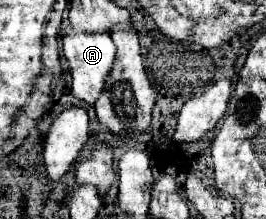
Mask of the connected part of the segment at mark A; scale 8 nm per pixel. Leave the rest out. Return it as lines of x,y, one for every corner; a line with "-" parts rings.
67,28
67,36
63,36
63,52
71,64
71,76
73,76
71,94
89,106
95,106
97,98
101,96
101,90
105,88
105,78
109,76
109,70
113,68
113,62
115,62
117,50
115,50
111,36
109,34
85,34
85,32

